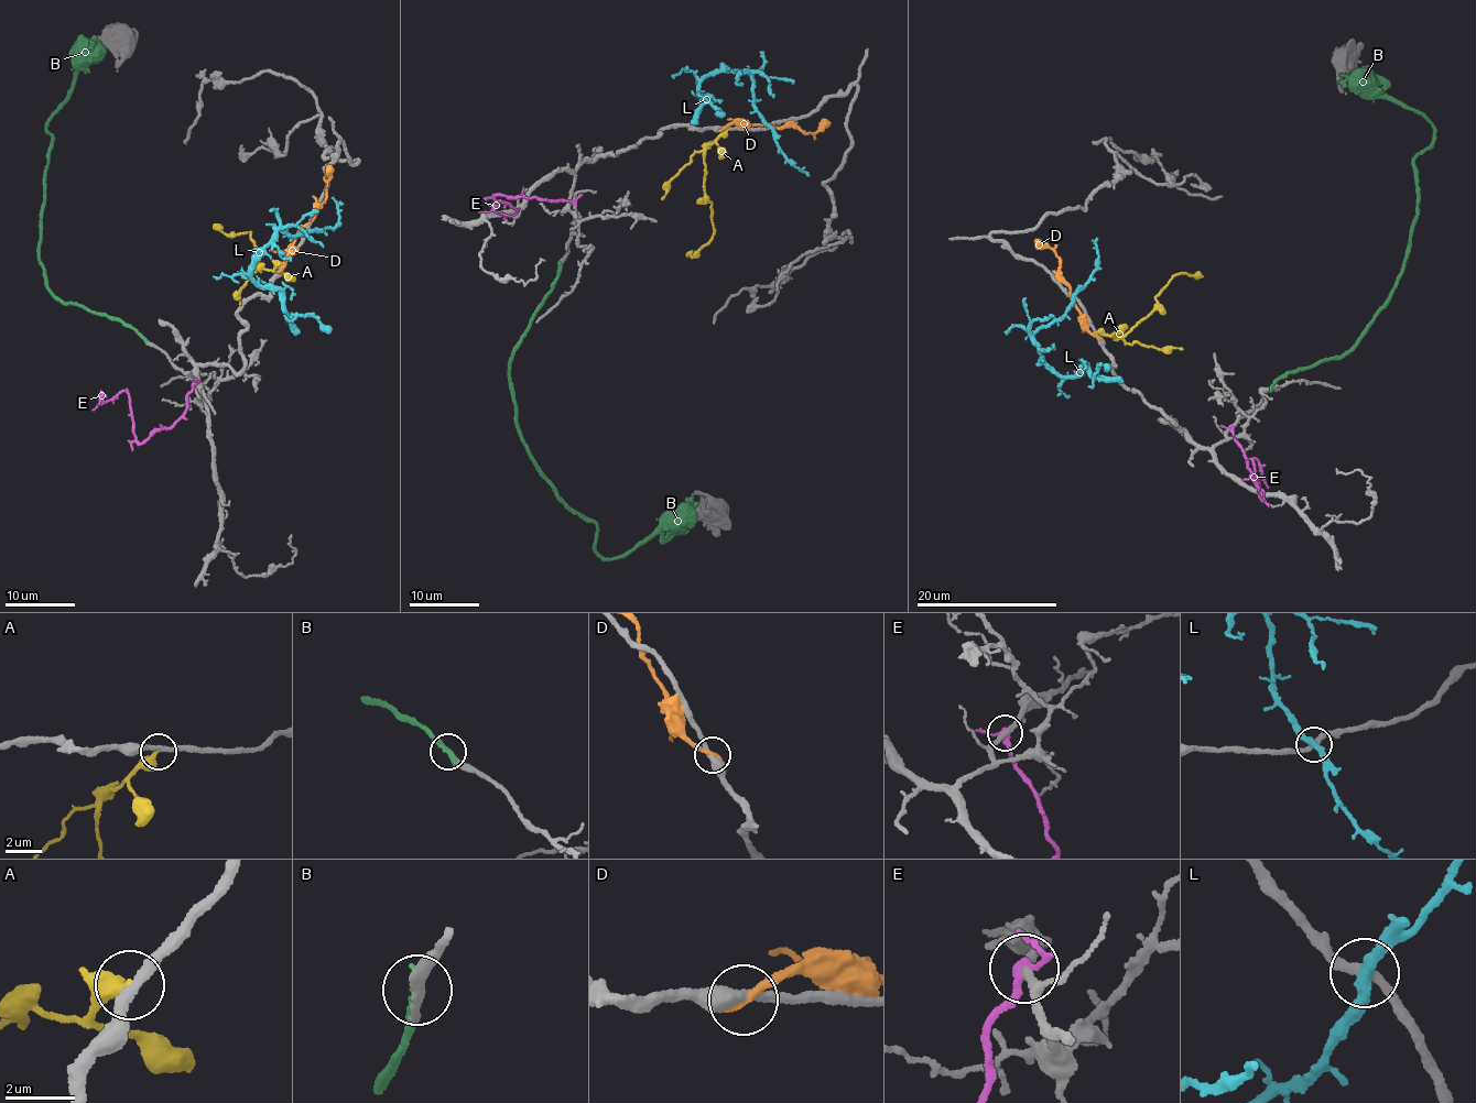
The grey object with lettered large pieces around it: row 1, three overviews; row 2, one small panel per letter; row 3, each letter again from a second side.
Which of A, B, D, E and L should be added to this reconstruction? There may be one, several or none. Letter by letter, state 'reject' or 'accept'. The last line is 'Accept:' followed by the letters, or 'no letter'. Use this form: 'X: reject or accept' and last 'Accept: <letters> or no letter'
A: reject
B: reject
D: reject
E: reject
L: reject
Accept: no letter

